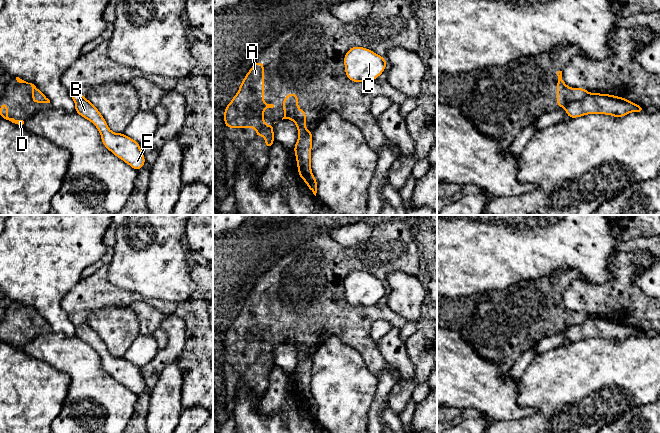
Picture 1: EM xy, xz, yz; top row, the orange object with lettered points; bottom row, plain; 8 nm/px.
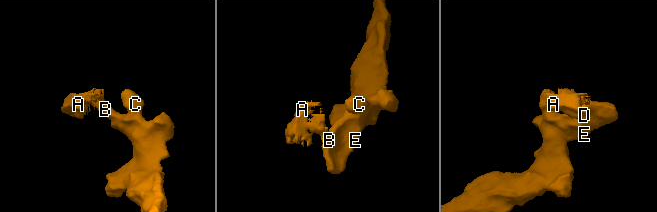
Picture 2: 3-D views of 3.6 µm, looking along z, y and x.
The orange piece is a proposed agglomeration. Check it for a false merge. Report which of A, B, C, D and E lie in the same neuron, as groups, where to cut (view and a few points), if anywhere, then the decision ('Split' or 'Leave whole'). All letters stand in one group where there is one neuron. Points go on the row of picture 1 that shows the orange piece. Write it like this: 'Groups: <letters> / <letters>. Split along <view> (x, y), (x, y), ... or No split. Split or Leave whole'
Groups: A D / B C E. Split along yz (588, 93), (582, 98), (572, 100), (563, 106). Split

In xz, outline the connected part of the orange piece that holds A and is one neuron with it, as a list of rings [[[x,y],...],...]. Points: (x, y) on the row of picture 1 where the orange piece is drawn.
[[[254,62],[253,67],[245,75],[237,94],[224,110],[224,123],[227,128],[255,128],[256,138],[265,137],[265,147],[270,148],[274,142],[274,124],[266,125],[264,122],[264,110],[273,108],[273,104],[264,103],[264,63]]]

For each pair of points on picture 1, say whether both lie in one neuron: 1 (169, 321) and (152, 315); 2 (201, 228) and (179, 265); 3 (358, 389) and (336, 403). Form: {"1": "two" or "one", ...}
{"1": "two", "2": "two", "3": "one"}

